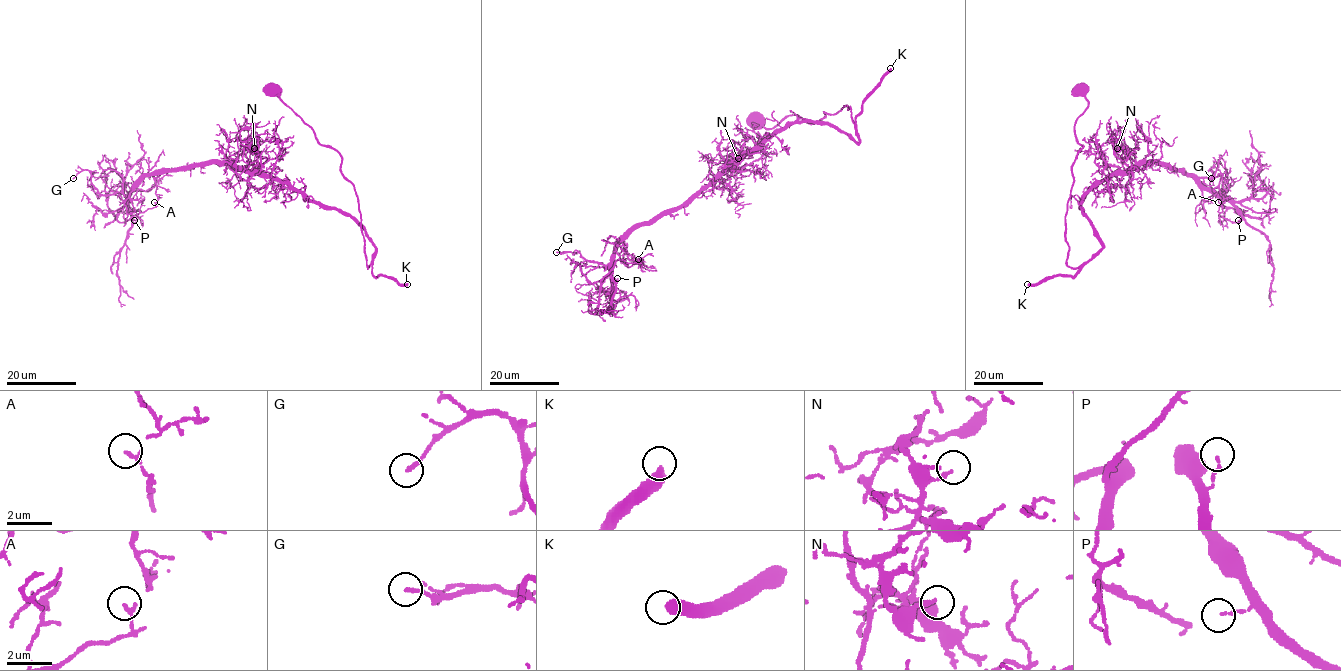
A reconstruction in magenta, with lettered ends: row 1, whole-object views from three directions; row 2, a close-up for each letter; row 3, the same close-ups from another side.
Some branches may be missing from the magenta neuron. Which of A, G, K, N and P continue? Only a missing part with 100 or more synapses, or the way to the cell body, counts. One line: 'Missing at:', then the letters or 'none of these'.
Missing at: K

